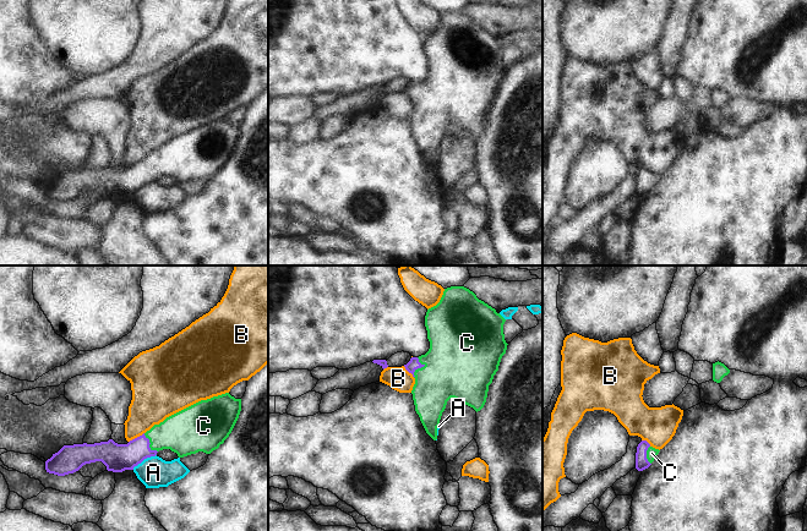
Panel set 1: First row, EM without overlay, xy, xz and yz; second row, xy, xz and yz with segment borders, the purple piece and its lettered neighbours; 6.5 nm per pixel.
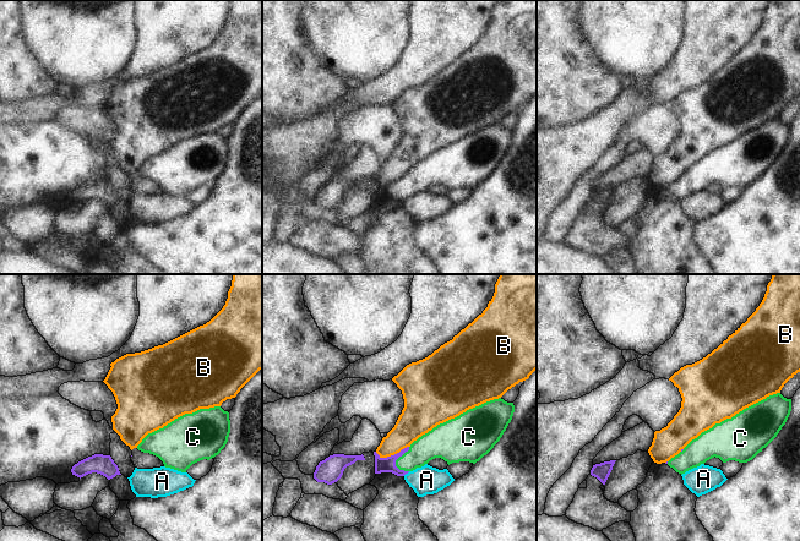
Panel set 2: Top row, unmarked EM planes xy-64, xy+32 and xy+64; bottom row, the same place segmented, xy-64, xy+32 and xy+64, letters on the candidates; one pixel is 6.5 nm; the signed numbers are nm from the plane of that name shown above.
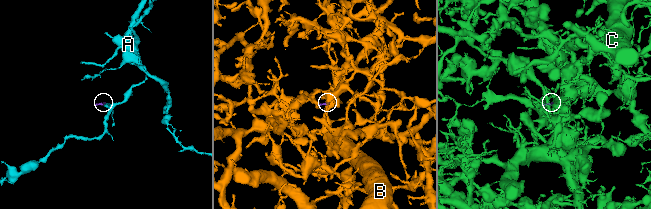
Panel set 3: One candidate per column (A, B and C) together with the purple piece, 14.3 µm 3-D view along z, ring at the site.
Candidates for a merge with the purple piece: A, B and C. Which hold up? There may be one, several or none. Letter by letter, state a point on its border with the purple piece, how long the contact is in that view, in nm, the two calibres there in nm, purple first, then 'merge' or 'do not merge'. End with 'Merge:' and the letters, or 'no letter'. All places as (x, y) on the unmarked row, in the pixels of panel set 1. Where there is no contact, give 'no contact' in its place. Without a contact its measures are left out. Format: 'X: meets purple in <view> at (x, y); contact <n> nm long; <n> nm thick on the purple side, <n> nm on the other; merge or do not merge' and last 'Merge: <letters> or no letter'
A: meets purple in xy at (143, 185); contact 190 nm long; 190 nm thick on the purple side, 200 nm on the other; do not merge
B: meets purple in xy at (137, 163); contact 120 nm long; 190 nm thick on the purple side, 280 nm on the other; do not merge
C: meets purple in xz at (419, 93); contact 140 nm long; 70 nm thick on the purple side, 420 nm on the other; merge
Merge: C

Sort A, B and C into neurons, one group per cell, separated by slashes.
A / B / C

